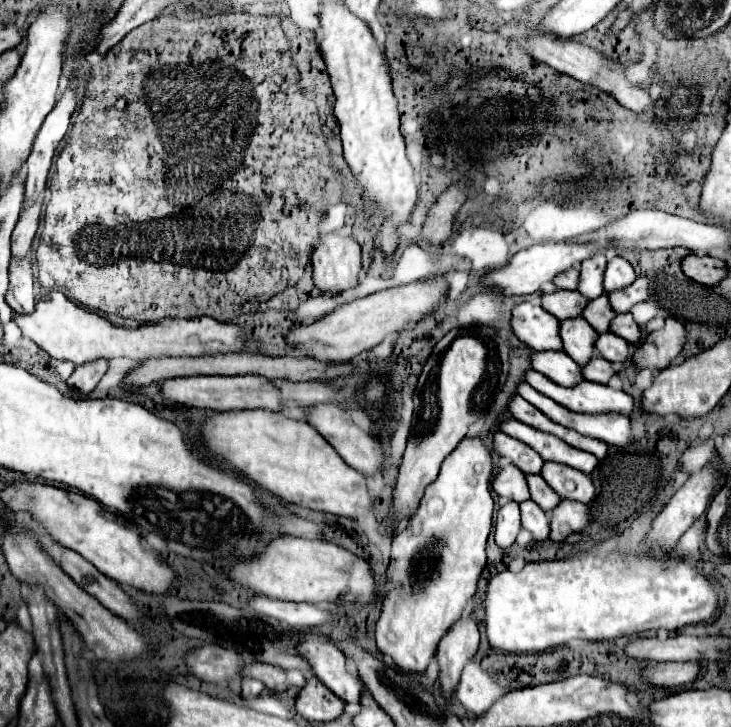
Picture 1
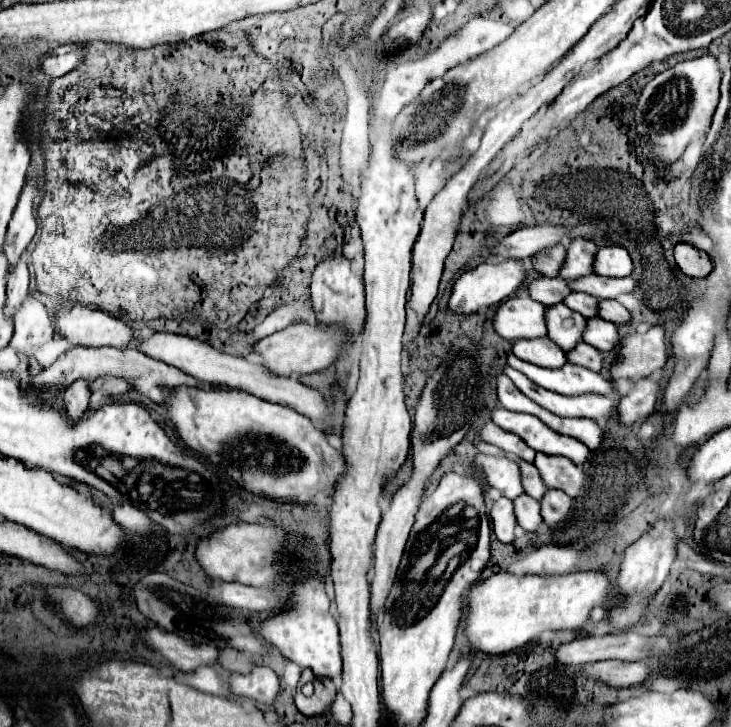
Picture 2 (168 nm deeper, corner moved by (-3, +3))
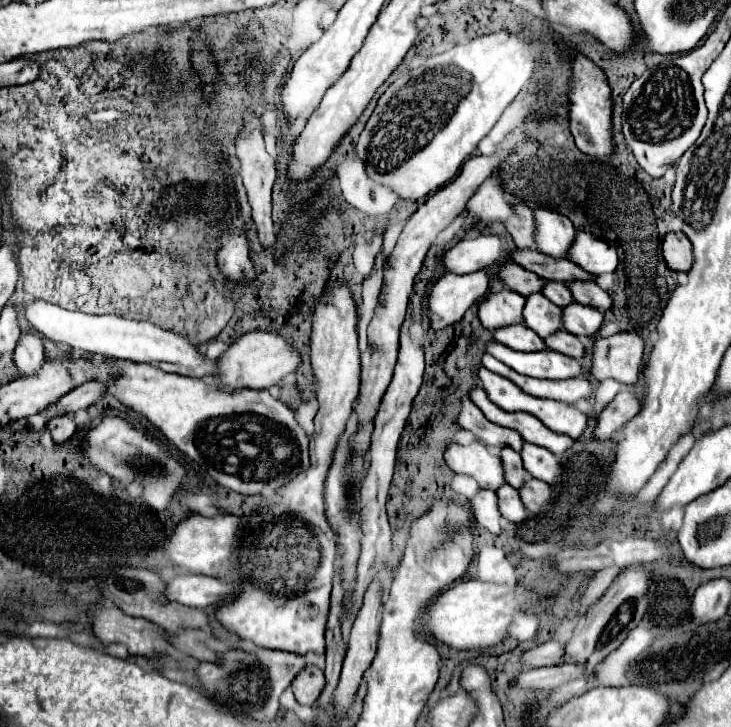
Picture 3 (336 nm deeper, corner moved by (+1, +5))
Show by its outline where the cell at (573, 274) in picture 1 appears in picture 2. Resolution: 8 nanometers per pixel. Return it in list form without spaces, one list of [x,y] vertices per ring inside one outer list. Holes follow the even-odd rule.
[[[556,245],[548,253],[538,253],[534,257],[536,257],[536,267],[534,269],[540,275],[544,275],[544,277],[558,277],[560,269],[564,265],[564,259],[566,259],[566,249],[562,245]]]

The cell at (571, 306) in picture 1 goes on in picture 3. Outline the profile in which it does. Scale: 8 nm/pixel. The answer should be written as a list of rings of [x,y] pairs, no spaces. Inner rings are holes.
[[[504,261],[502,267],[496,271],[496,275],[516,293],[528,297],[530,293],[542,291],[542,279],[536,277],[532,271],[526,271],[514,261]]]

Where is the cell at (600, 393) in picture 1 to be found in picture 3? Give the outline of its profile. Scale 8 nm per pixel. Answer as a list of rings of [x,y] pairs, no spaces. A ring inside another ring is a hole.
[[[488,341],[486,351],[498,361],[512,367],[516,373],[536,379],[568,379],[568,377],[580,377],[584,373],[584,367],[576,359],[556,353],[552,349],[526,353],[508,349],[498,341]]]

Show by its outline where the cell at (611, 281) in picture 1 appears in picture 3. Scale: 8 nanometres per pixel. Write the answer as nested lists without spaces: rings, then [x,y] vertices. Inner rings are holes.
[[[586,231],[576,233],[576,237],[568,249],[568,259],[592,275],[612,273],[618,265],[618,255],[616,255],[614,243],[606,243],[602,239],[590,237],[590,233],[586,233]]]

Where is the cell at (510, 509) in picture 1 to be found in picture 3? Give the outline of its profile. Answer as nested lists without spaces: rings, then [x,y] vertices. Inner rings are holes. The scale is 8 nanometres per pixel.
[[[480,489],[472,499],[470,499],[470,511],[478,525],[488,529],[490,533],[498,535],[502,533],[500,529],[500,511],[496,509],[496,493],[490,489]]]

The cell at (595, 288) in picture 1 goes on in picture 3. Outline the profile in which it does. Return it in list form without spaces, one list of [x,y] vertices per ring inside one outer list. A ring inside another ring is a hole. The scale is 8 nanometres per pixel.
[[[534,209],[536,221],[536,247],[538,251],[552,257],[566,257],[568,245],[574,241],[576,229],[568,217],[550,211],[550,209]]]

